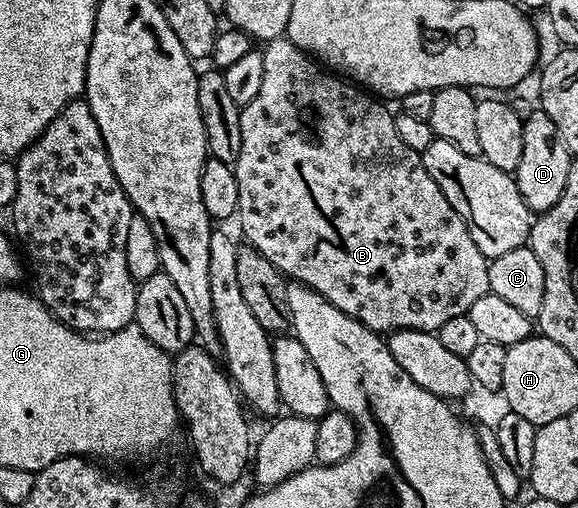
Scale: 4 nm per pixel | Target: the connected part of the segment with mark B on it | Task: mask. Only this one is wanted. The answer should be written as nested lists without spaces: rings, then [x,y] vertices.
[[[286,38],[267,41],[262,51],[264,53],[262,86],[255,98],[241,107],[242,150],[238,150],[238,158],[234,165],[238,182],[236,211],[240,228],[248,239],[245,241],[254,250],[258,250],[262,258],[274,262],[277,270],[284,273],[289,281],[313,288],[315,292],[322,294],[322,298],[338,306],[342,314],[362,322],[362,326],[377,334],[391,334],[400,328],[435,332],[442,326],[442,322],[468,313],[470,306],[474,306],[475,300],[482,298],[489,291],[489,257],[484,256],[482,250],[478,250],[474,238],[470,238],[470,230],[466,222],[460,217],[458,210],[454,210],[454,206],[446,202],[446,194],[442,194],[438,182],[434,182],[434,178],[426,174],[421,153],[406,146],[398,136],[398,131],[395,129],[395,115],[392,112],[388,113],[388,108],[384,105],[387,103],[381,102],[375,95],[369,94],[355,83],[325,70],[313,57],[298,46],[294,46]]]

